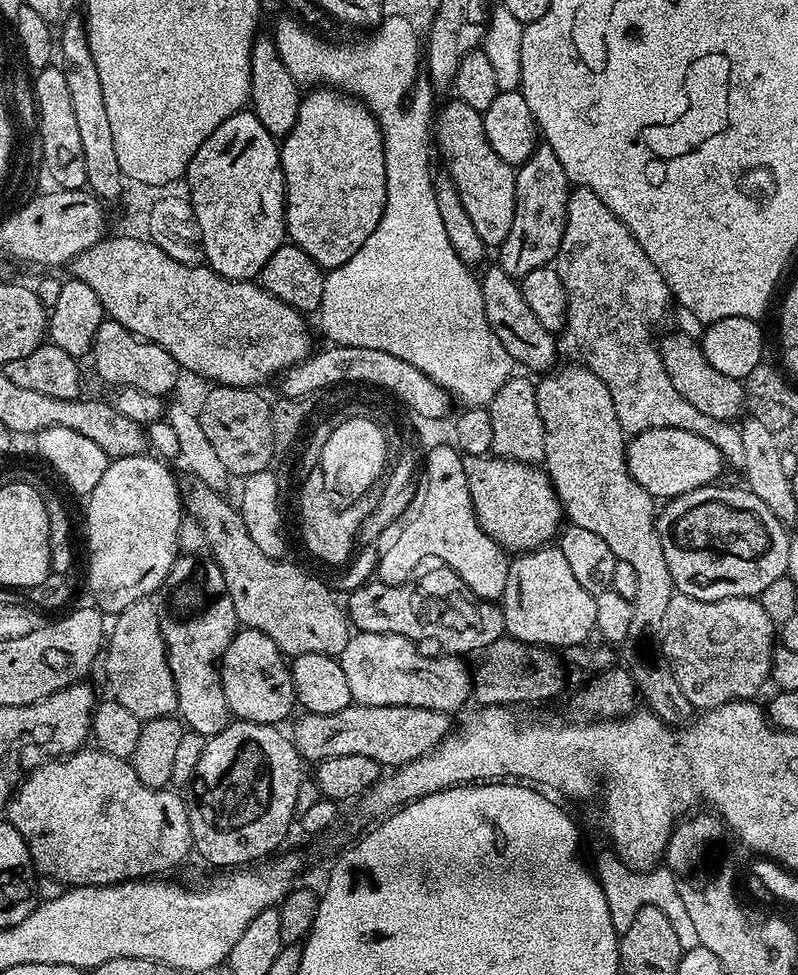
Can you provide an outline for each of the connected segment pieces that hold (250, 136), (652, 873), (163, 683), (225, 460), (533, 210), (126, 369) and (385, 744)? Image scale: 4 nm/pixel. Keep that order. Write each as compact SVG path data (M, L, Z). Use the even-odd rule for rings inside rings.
M250 110L235 112L194 154L188 167L186 185L187 195L192 201L192 209L198 218L200 244L204 248L204 260L207 267L228 280L255 281L262 266L270 262L270 254L286 242L286 225L284 222L284 171L280 169L280 149L277 137L272 136L258 122Z
M611 851L608 852L602 853L597 858L594 875L606 894L606 902L610 906L610 918L616 933L623 934L628 929L630 922L634 922L638 910L654 906L662 910L666 918L670 918L670 926L674 926L674 934L678 934L678 942L685 950L699 948L698 933L694 931L690 913L682 903L682 894L678 894L676 877L672 875L672 871L667 866L657 866L647 870L629 868L619 856Z
M150 598L139 600L131 603L126 610L115 615L114 620L116 622L113 628L111 625L110 635L106 640L106 655L103 657L103 660L105 659L104 672L108 675L109 686L112 687L111 699L116 700L122 706L126 706L126 710L130 710L130 714L134 714L142 722L171 716L178 708L174 678L168 665L168 654L161 634L159 607L154 606L153 602L154 600Z
M228 384L212 386L198 409L198 417L207 441L214 446L219 461L226 466L229 477L243 478L269 471L273 463L272 409L254 388L232 388Z
M537 143L534 154L525 164L516 168L516 205L514 206L514 226L506 242L499 245L498 267L506 270L514 278L523 278L530 270L547 268L555 261L562 234L566 227L566 206L570 181L558 154L546 143Z
M105 318L98 326L96 340L92 343L90 361L96 367L96 372L108 384L116 384L117 389L133 388L146 394L167 397L167 392L176 384L176 379L182 376L180 365L174 362L162 346L150 342L145 336L126 330L117 320Z
M355 702L348 707L338 710L338 714L314 714L313 712L301 715L301 720L290 731L290 739L296 746L297 752L305 761L319 762L338 758L346 754L362 754L366 758L374 758L381 766L399 766L409 764L422 758L432 748L437 748L443 742L453 727L453 717L447 712L426 710L414 706L370 706Z

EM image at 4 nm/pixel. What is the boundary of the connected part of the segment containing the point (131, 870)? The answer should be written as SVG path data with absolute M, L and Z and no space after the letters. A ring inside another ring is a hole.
M81 750L71 756L65 756L63 758L53 758L41 764L39 768L31 769L30 775L23 781L23 783L21 783L20 787L17 788L15 792L13 792L12 798L8 802L8 807L6 809L6 819L9 824L13 824L13 826L18 830L18 834L22 834L22 838L26 841L26 843L28 843L28 849L30 850L30 854L32 855L33 865L35 865L37 869L45 868L45 870L48 872L57 872L57 874L65 880L65 885L68 886L83 886L85 884L119 884L125 880L156 878L161 874L168 874L168 871L170 871L171 868L178 867L179 864L187 858L188 851L191 853L194 848L192 842L192 827L190 826L190 818L188 817L189 805L186 803L186 800L183 800L183 798L180 796L175 796L175 794L172 793L172 790L165 790L163 788L150 788L142 782L138 782L138 774L134 774L131 763L129 763L128 760L123 760L122 758L114 758L114 754L106 754L105 752L101 752L99 750L91 750L92 752L88 751L89 750Z

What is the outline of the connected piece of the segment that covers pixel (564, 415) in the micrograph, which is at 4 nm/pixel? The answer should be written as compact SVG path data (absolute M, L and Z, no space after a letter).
M583 363L568 364L557 367L539 377L536 384L538 398L538 414L544 423L544 459L543 467L552 481L556 496L560 499L563 515L582 530L591 530L598 534L606 546L616 555L617 560L627 562L638 577L638 591L634 593L632 613L630 614L630 634L627 643L633 644L632 653L628 656L626 667L636 684L641 701L659 720L676 726L687 721L693 715L691 702L682 694L682 686L674 678L664 659L662 648L662 618L666 618L666 605L674 595L670 566L666 566L666 554L662 554L662 542L656 532L658 519L657 501L628 473L628 453L626 451L626 434L618 422L618 414L614 410L614 398L610 398L610 390Z

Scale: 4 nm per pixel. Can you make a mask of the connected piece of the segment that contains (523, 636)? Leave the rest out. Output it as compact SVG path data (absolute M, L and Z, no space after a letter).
M559 546L521 552L509 563L502 607L507 635L553 650L565 650L587 641L596 628L595 595L574 578Z

